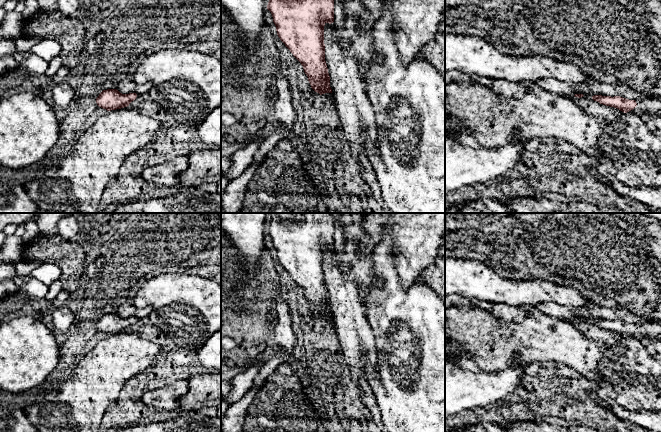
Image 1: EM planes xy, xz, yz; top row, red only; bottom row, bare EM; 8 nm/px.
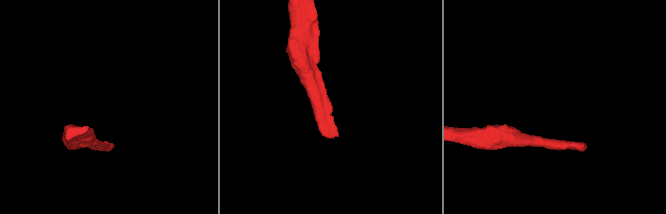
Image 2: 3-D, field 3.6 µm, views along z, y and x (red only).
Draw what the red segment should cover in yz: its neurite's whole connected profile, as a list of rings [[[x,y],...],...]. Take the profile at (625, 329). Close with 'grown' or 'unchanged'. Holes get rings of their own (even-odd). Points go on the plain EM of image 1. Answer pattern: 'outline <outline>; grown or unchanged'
outline [[[594,319],[592,323],[600,328],[617,332],[624,337],[629,335],[646,336],[654,339],[661,337],[661,321],[654,319],[643,324],[629,324],[620,320],[611,321],[602,319]]]; grown

